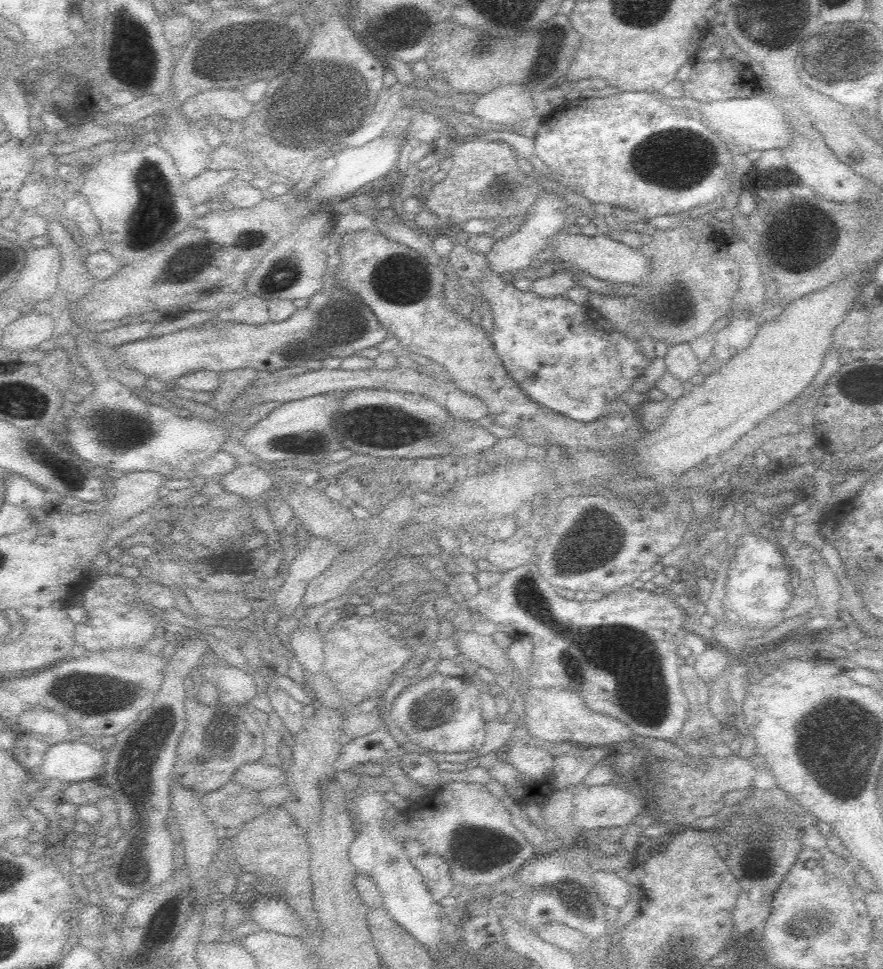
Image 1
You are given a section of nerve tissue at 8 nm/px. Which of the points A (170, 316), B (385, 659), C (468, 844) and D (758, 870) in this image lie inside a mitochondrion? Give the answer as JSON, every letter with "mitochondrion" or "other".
{"A":"other","B":"other","C":"mitochondrion","D":"other"}

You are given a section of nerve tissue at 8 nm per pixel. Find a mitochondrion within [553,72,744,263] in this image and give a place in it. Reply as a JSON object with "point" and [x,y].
{"point":[661,156]}

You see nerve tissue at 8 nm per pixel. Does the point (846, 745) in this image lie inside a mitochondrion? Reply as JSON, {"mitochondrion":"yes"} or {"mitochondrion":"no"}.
{"mitochondrion":"yes"}

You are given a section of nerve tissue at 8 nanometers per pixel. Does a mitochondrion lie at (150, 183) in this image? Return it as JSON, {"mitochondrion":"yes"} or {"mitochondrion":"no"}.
{"mitochondrion":"yes"}

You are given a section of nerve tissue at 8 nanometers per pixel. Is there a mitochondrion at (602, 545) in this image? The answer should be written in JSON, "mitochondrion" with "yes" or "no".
{"mitochondrion":"yes"}

